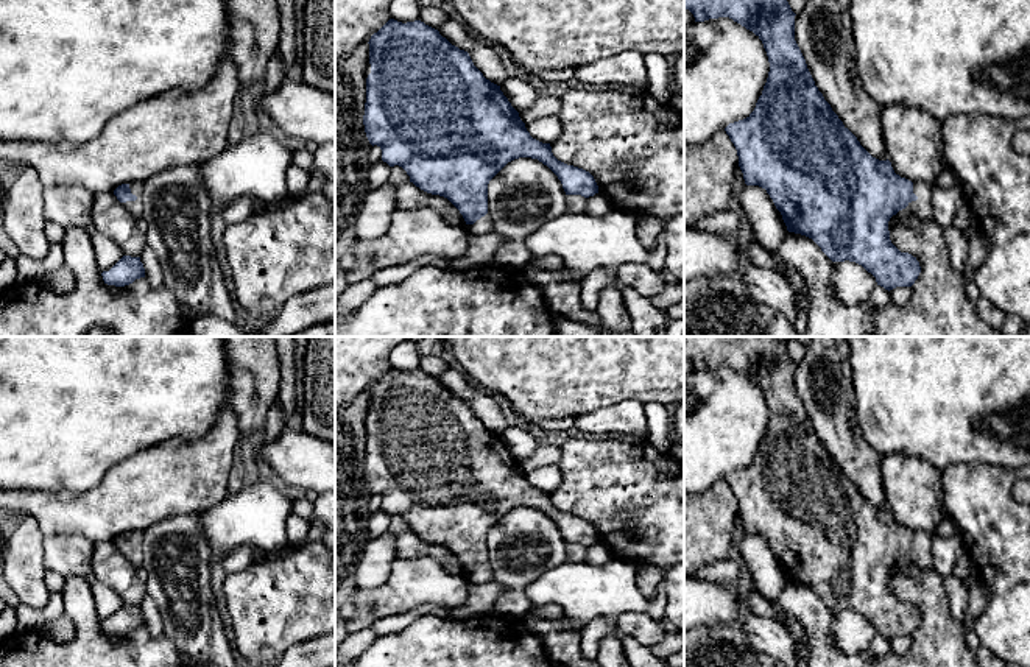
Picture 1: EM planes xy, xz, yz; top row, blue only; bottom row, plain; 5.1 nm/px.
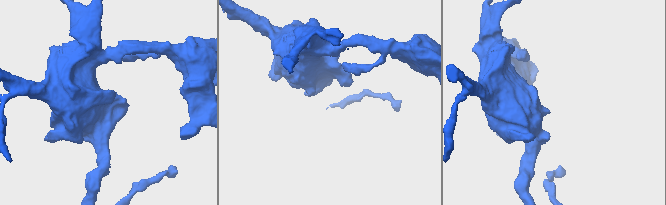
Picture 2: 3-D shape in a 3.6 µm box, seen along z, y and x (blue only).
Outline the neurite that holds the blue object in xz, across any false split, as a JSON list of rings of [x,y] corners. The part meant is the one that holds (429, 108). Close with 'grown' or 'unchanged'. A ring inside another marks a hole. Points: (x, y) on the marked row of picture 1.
[[[390,19],[368,44],[371,73],[366,78],[363,125],[369,143],[382,150],[382,161],[390,167],[402,167],[416,187],[447,198],[463,215],[467,234],[488,234],[496,229],[488,212],[488,184],[508,162],[519,157],[538,159],[547,165],[561,181],[566,195],[589,198],[598,193],[594,176],[558,161],[550,143],[533,139],[500,86],[486,79],[469,53],[452,45],[438,30],[421,20],[402,23]]]; grown

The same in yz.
[[[684,0],[695,22],[729,17],[764,44],[770,72],[754,111],[725,131],[734,143],[746,185],[767,190],[788,232],[812,238],[832,262],[855,262],[885,290],[912,287],[919,262],[890,240],[888,221],[907,209],[933,220],[930,185],[894,173],[891,162],[873,157],[843,125],[807,69],[795,41],[795,12],[787,0]]]; grown

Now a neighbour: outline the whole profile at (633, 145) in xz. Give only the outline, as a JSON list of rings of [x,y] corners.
[[[569,90],[561,98],[556,115],[563,131],[550,143],[553,156],[567,164],[589,171],[598,192],[614,206],[633,212],[658,217],[664,221],[684,214],[684,114],[654,100],[647,90],[640,94],[622,90]]]

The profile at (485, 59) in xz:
[[[449,16],[438,31],[452,45],[467,51],[474,65],[486,79],[497,86],[502,86],[508,79],[500,58],[491,50],[489,45],[477,42],[458,19]]]

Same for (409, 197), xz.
[[[404,182],[396,185],[396,209],[410,210],[419,206],[425,206],[438,212],[444,220],[455,209],[455,206],[444,196],[432,195],[413,182]]]

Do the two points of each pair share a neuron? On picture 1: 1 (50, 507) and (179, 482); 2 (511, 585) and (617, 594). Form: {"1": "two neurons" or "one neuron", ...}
{"1": "one neuron", "2": "one neuron"}

